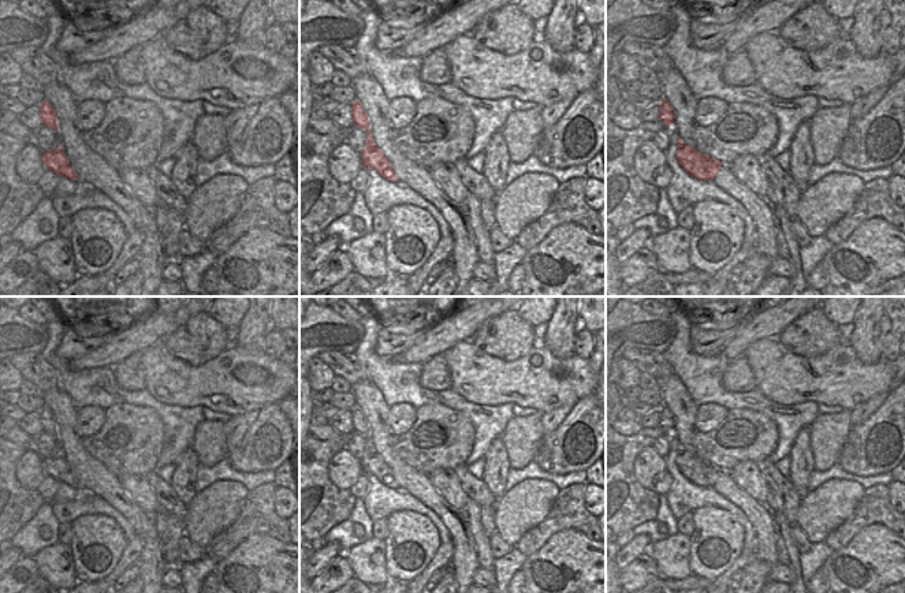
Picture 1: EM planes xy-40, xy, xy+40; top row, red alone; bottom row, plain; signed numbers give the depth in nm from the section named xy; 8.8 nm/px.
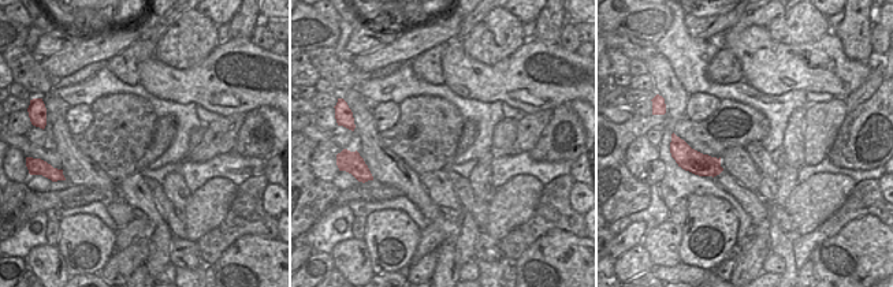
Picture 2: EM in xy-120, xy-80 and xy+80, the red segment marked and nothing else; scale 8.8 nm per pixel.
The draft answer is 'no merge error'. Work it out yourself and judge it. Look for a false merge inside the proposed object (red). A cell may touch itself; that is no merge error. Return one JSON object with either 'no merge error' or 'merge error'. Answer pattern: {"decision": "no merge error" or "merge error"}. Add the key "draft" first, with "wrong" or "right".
{"draft": "wrong", "decision": "merge error"}

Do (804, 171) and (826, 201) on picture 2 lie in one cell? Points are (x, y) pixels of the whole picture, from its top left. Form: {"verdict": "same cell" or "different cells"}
{"verdict": "different cells"}

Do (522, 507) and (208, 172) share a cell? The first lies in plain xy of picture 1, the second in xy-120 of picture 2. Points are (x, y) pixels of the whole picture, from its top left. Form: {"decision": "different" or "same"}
{"decision": "different"}

